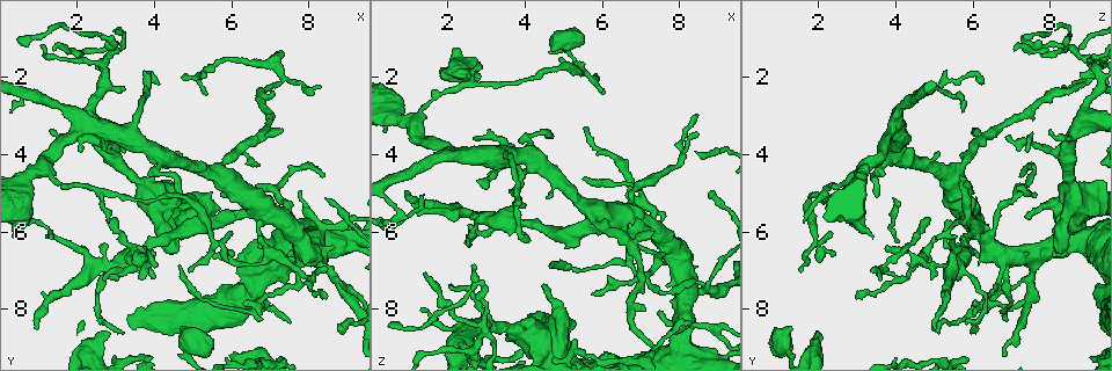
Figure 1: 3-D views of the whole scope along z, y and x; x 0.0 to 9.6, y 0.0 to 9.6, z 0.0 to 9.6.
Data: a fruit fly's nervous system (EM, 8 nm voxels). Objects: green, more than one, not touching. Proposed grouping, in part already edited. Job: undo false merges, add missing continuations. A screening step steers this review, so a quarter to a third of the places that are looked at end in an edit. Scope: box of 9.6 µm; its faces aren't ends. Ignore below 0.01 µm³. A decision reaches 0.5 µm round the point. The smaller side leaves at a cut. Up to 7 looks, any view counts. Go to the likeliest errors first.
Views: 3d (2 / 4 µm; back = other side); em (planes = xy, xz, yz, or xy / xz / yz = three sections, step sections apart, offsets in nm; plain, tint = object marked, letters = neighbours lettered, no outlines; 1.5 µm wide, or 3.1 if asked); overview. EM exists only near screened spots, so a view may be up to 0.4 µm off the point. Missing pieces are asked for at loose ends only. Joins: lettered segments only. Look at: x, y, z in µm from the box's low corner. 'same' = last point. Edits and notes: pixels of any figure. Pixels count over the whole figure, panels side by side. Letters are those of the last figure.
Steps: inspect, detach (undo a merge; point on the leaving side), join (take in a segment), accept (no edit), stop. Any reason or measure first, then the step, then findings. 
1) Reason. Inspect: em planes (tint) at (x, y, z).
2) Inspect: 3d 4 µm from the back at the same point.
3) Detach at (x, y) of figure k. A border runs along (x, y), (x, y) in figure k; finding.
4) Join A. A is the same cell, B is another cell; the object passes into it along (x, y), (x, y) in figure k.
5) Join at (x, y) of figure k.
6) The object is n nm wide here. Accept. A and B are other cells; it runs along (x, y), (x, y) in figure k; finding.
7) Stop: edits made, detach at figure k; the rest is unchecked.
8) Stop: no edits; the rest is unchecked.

Thick end. Inspect: em planes (letters) at (2.75, 8.50, 1.90).

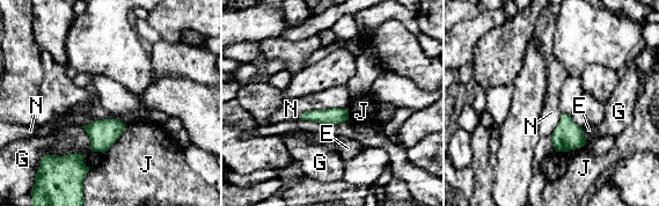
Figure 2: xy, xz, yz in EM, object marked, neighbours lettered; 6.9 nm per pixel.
Accept. E, G, J and N are other cells; it runs along (345, 113), (339, 116), (304, 117) in figure 2; no lettered segment goes on from it.

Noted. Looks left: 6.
Free end. Inspect: em planes (letters) at (1.45, 1.30, 7.10).

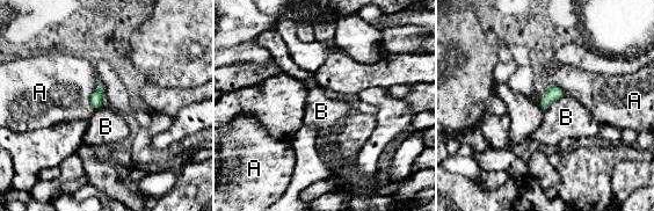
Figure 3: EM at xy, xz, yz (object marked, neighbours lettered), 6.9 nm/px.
Accept. A and B are other cells; none of them fits.

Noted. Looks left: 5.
Tapers out. Inspect: em yz step 8 (letters) at (4.65, 5.10, 3.55).

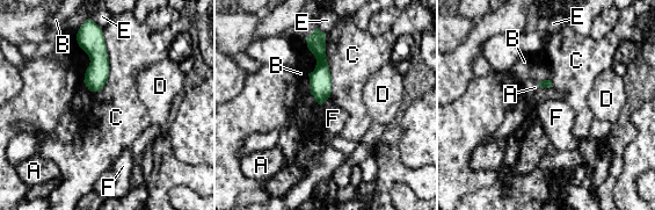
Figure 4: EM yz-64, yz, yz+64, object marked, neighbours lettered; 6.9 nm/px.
Accept. A, B, C, D, E and F are other cells; a border runs along (101, 28), (108, 79), (91, 92) in figure 4; no lettered segment goes on from it.

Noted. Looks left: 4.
Stop: no edits; the rest is unchecked.

